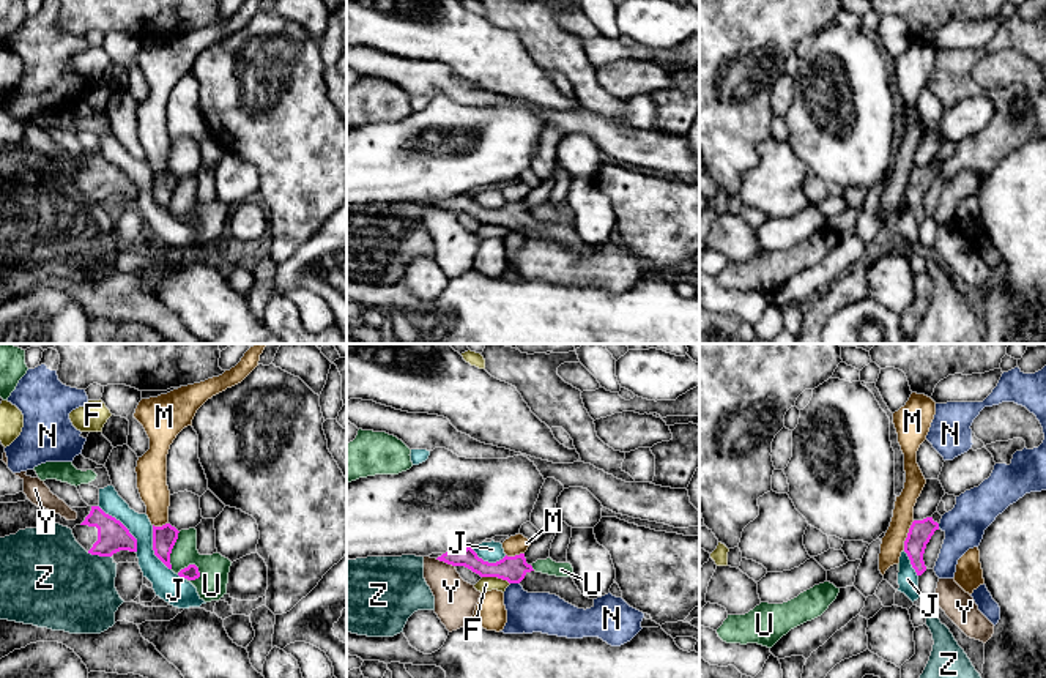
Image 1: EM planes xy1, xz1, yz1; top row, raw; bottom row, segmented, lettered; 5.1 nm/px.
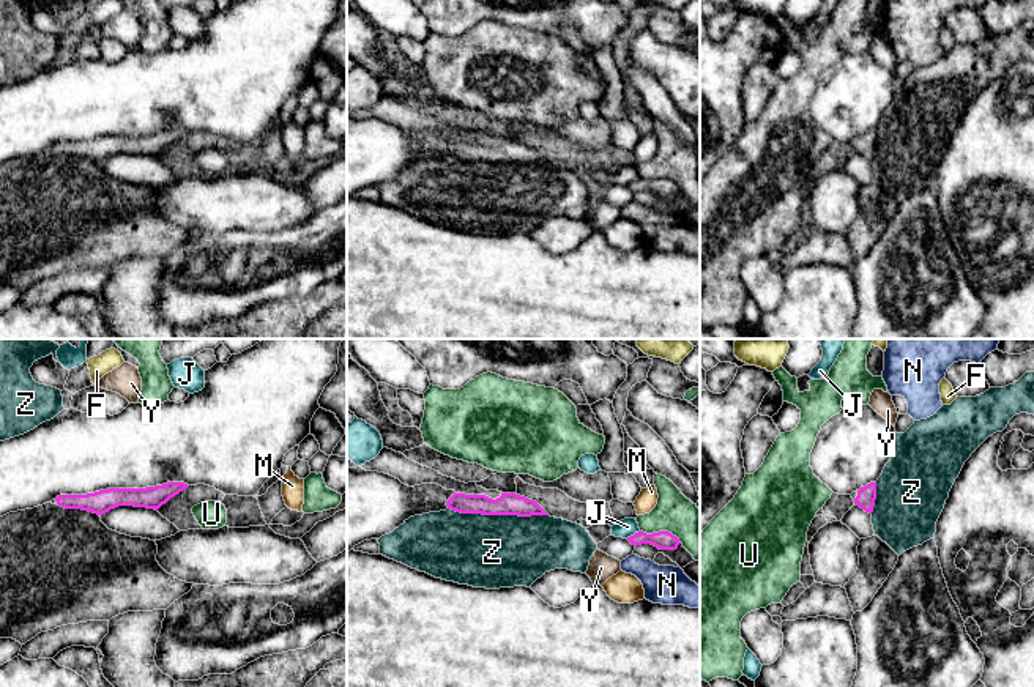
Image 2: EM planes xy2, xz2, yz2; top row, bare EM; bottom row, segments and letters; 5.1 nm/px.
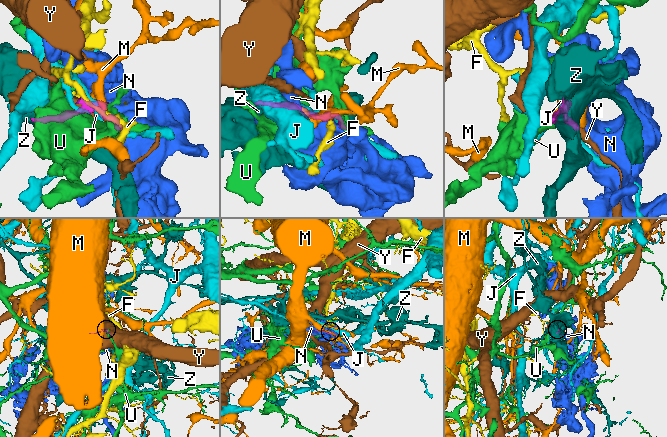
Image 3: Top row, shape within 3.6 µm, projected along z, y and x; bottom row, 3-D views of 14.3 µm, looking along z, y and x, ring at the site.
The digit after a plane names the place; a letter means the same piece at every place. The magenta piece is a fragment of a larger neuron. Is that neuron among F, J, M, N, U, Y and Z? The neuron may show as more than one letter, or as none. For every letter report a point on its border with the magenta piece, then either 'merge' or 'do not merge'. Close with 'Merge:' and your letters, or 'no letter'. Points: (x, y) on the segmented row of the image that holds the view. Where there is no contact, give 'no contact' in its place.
F: xz1 (497, 576) | do not merge
J: xy1 (125, 527) | do not merge
M: yz1 (908, 535) | do not merge
N: xz1 (515, 582) | do not merge
U: xy1 (191, 565) | do not merge
Y: xz1 (445, 562) | do not merge
Z: xz2 (498, 514) | do not merge
Merge: no letter

